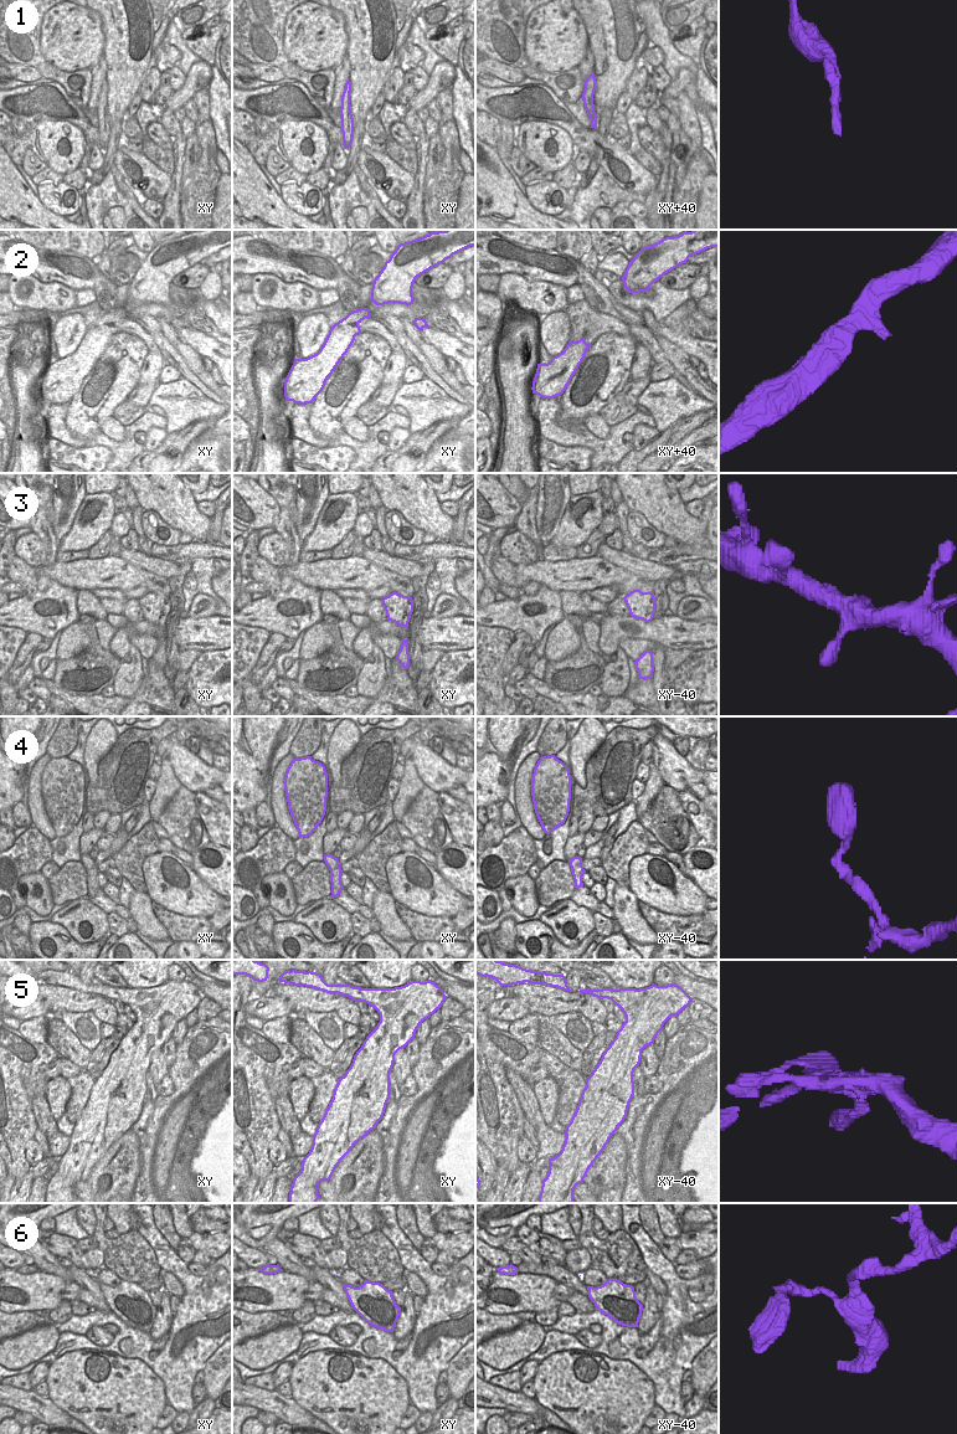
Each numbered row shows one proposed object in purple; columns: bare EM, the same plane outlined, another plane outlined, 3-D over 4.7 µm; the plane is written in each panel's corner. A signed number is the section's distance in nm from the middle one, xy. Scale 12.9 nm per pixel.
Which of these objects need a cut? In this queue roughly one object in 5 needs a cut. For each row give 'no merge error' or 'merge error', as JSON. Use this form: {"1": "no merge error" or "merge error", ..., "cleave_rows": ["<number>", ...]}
{"1": "merge error", "2": "no merge error", "3": "no merge error", "4": "no merge error", "5": "no merge error", "6": "no merge error", "cleave_rows": ["1"]}

